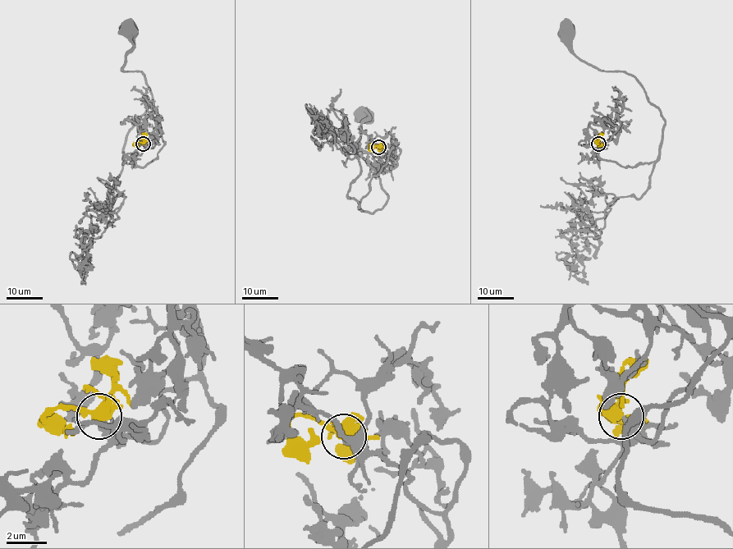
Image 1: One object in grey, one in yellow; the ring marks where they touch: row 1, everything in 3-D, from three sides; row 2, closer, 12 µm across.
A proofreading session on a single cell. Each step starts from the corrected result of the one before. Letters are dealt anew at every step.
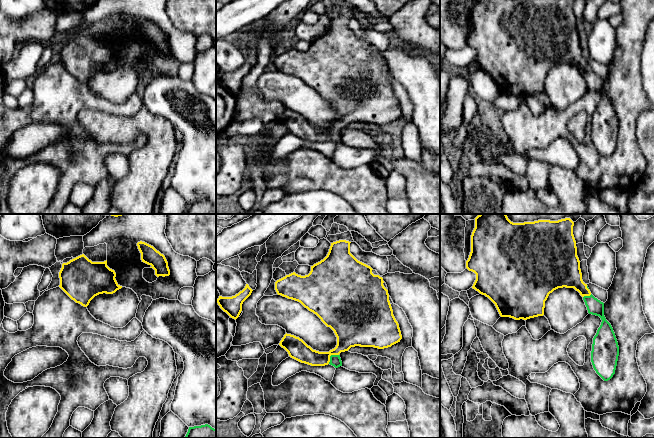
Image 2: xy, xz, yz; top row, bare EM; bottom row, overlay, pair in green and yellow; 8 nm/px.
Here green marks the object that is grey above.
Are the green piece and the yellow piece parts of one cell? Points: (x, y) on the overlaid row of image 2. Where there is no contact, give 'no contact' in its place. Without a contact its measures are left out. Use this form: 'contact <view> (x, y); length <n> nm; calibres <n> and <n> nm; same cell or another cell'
contact xz (330, 356); length 120 nm; calibres 90 and 240 nm; same cell

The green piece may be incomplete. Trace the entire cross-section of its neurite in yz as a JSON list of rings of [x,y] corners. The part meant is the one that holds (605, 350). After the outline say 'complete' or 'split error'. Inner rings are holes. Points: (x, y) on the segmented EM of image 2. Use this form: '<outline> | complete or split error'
[[[479,214],[475,218],[466,268],[476,274],[472,288],[488,297],[501,317],[515,320],[543,316],[545,301],[558,288],[578,291],[588,313],[602,320],[593,338],[591,362],[596,373],[608,381],[615,374],[619,346],[613,328],[604,316],[604,303],[591,294],[582,280],[573,226],[570,218],[513,223],[506,214]]] | split error

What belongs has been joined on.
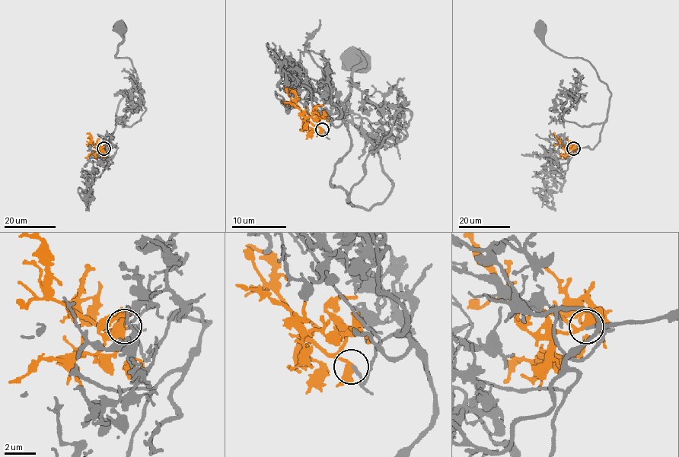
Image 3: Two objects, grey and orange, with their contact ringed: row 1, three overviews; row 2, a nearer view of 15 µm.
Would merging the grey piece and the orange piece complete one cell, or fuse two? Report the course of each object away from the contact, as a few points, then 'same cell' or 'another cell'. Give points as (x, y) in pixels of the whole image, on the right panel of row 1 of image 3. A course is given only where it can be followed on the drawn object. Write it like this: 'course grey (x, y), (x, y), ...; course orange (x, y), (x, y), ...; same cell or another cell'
course grey (573, 148), (571, 153), (568, 146), (592, 149), (597, 143), (610, 92), (587, 61), (547, 46), (540, 29); course orange (573, 148), (562, 144), (553, 133); same cell

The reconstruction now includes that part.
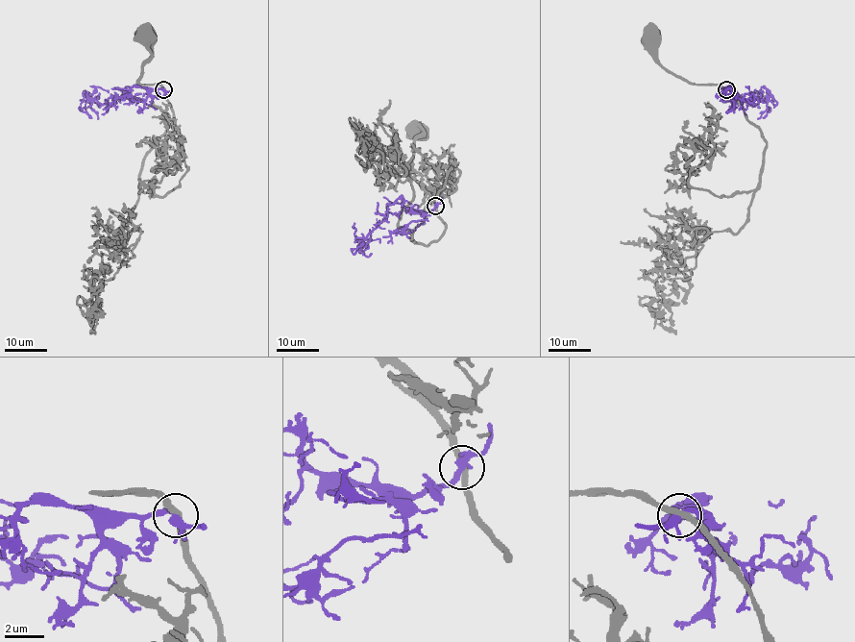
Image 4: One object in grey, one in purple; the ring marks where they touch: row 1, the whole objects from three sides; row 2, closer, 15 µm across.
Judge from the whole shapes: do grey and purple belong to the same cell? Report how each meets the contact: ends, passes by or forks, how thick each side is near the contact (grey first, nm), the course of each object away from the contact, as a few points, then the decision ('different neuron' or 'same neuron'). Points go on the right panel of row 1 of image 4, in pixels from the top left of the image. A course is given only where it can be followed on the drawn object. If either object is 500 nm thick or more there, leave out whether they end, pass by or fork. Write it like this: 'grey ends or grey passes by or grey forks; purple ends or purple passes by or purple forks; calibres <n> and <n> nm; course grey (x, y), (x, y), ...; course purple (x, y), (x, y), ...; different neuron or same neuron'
grey passes by; purple forks; calibres 280 and 280 nm; course grey (727, 89), (717, 86), (691, 84), (675, 77), (656, 55), (651, 37); course purple (727, 89), (732, 88), (727, 86), (719, 94), (749, 104), (770, 94), (762, 87), (764, 92); different neuron

